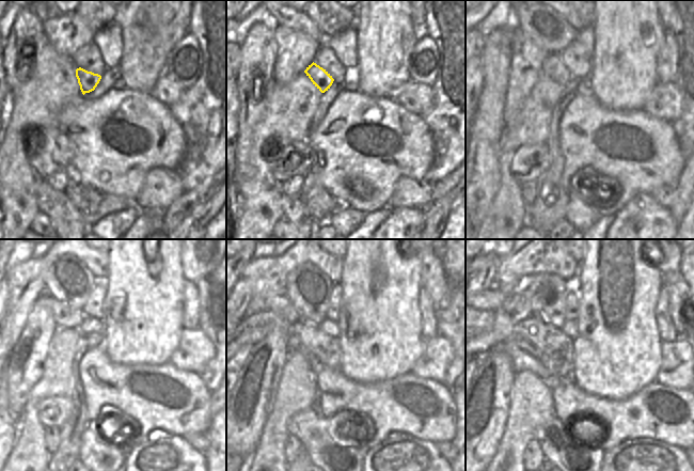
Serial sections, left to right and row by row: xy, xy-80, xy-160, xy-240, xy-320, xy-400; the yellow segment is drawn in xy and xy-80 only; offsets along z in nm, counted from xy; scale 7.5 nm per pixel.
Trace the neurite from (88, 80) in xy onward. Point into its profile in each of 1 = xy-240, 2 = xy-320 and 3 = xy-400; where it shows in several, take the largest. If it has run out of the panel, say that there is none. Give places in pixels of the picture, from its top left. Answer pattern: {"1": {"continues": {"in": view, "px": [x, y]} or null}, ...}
{"1": {"continues": {"in": "xy-240", "px": [65, 316]}}, "2": {"continues": {"in": "xy-320", "px": [280, 304]}}, "3": {"continues": {"in": "xy-400", "px": [491, 299]}}}

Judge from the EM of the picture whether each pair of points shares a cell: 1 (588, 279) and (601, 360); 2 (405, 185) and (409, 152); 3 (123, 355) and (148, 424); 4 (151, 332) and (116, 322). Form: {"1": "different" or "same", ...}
{"1": "same", "2": "different", "3": "different", "4": "same"}

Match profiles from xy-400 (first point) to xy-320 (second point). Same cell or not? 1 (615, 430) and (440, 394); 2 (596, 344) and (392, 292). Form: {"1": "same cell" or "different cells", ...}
{"1": "same cell", "2": "same cell"}

